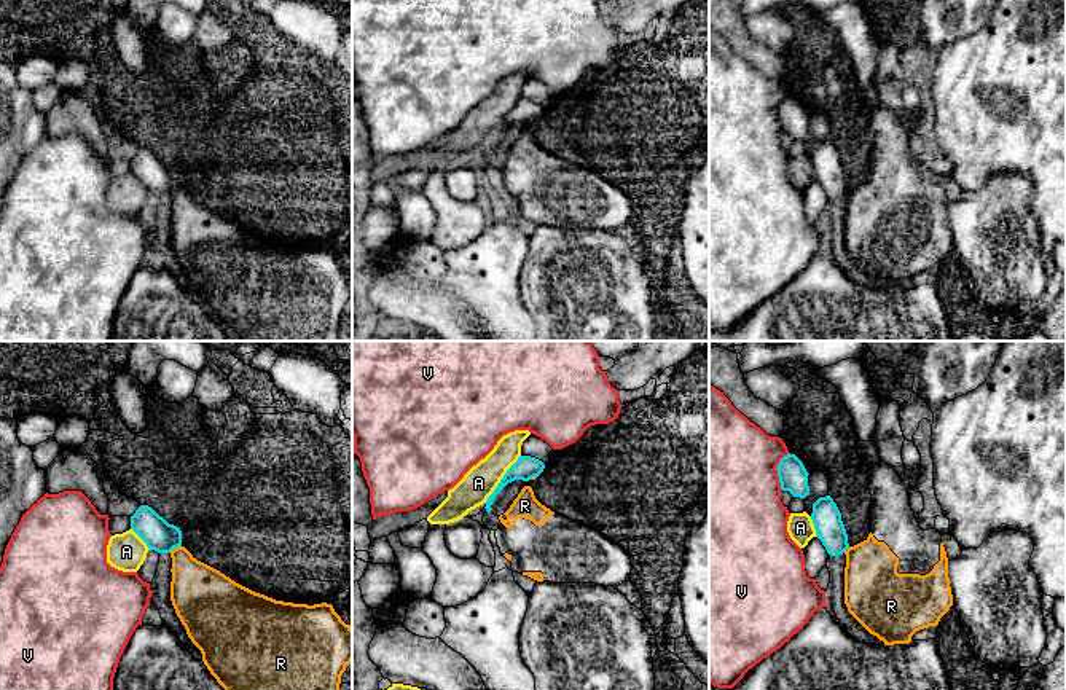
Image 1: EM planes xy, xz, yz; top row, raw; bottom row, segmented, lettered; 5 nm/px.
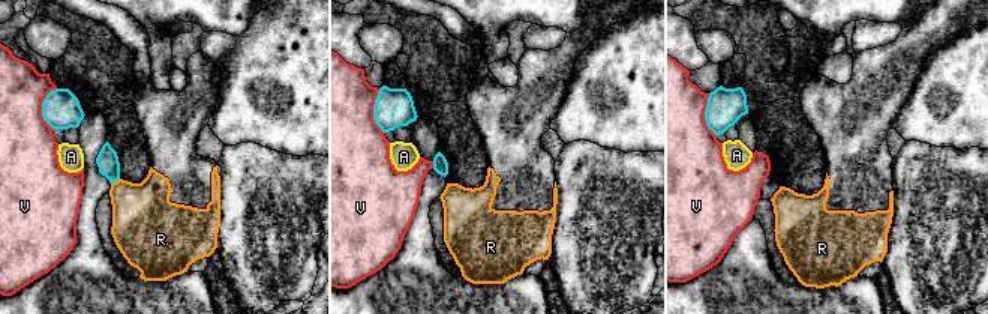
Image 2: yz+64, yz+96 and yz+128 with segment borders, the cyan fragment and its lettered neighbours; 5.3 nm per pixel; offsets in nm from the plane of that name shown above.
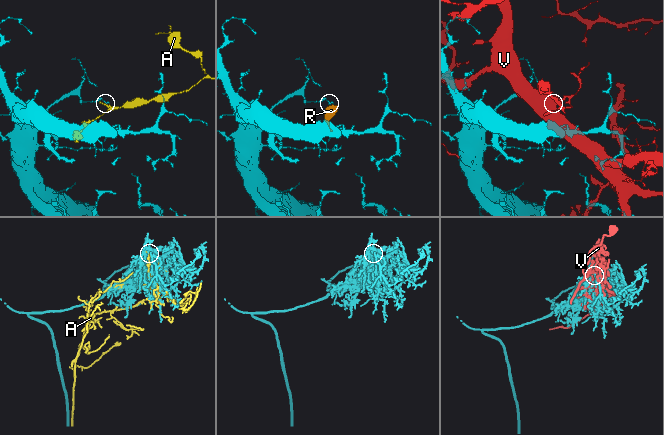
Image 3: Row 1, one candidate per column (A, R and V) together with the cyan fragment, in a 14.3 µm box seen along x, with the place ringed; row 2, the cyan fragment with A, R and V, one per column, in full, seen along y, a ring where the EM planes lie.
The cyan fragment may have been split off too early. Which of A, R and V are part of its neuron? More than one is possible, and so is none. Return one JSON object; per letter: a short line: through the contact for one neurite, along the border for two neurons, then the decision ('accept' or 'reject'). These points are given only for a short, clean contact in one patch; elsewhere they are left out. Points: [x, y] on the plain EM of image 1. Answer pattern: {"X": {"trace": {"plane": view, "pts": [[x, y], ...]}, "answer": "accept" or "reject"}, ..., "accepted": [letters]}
{"A": {"trace": {"plane": "xz", "pts": [[520, 98], [485, 145]]}, "answer": "reject"}, "R": {"trace": {"plane": "xy", "pts": [[180, 188], [169, 195]]}, "answer": "reject"}, "V": {"answer": "reject"}, "accepted": []}

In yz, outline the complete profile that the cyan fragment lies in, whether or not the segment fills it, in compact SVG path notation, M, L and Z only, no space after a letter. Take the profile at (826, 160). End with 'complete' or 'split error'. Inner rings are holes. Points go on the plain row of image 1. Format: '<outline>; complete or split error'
M830 139L819 140L813 147L811 163L817 182L830 199L843 198L849 191L841 156Z; complete

